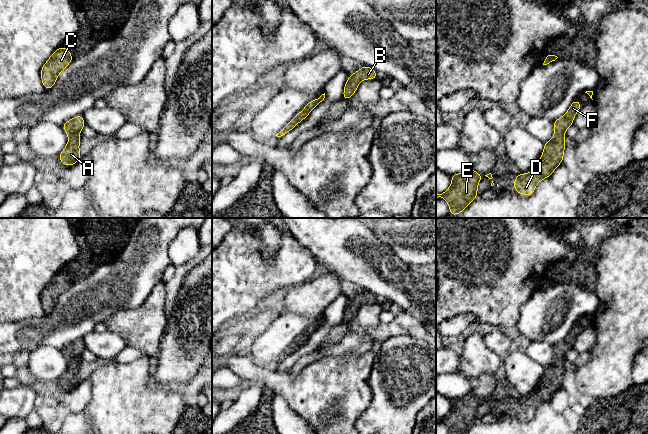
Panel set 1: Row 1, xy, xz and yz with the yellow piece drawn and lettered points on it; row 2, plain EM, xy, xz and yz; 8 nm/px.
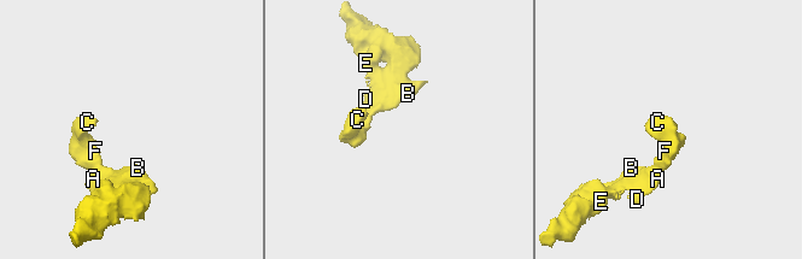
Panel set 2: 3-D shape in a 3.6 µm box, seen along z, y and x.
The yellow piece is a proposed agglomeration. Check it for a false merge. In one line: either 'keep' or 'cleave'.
keep

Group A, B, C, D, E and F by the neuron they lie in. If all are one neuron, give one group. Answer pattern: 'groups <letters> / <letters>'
groups A B C D E F

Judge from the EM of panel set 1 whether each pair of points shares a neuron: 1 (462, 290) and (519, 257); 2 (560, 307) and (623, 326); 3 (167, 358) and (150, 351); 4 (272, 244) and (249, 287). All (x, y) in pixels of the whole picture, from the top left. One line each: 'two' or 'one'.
1: one
2: two
3: two
4: two

